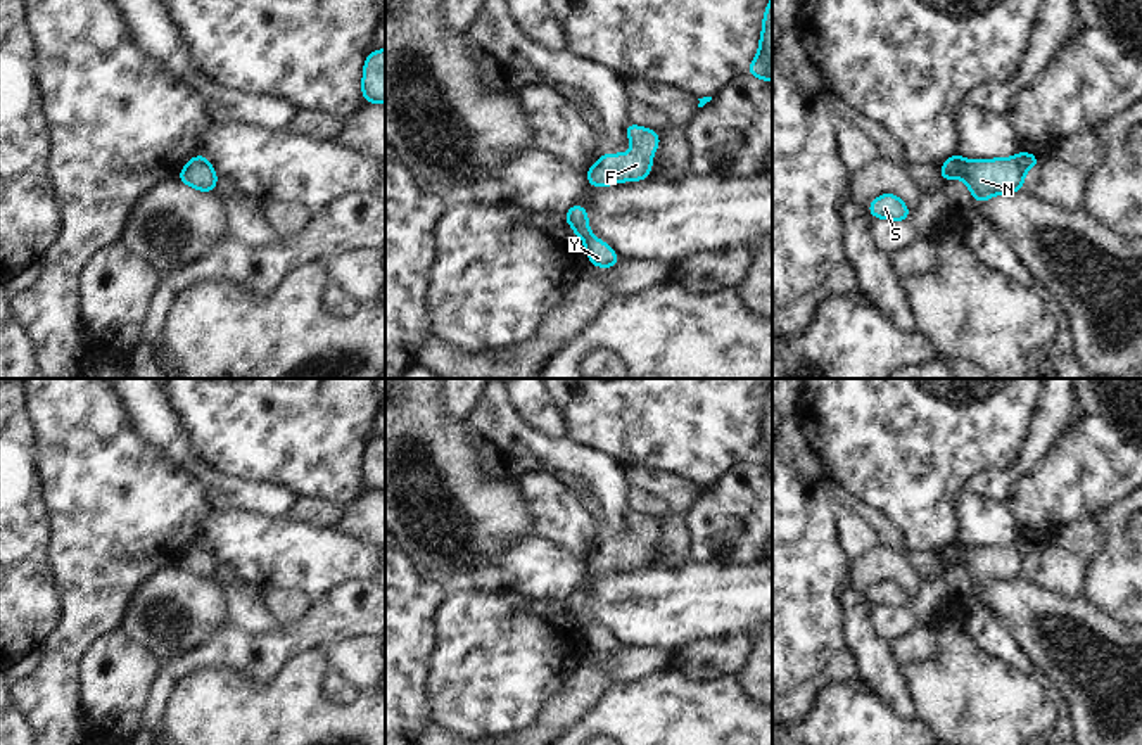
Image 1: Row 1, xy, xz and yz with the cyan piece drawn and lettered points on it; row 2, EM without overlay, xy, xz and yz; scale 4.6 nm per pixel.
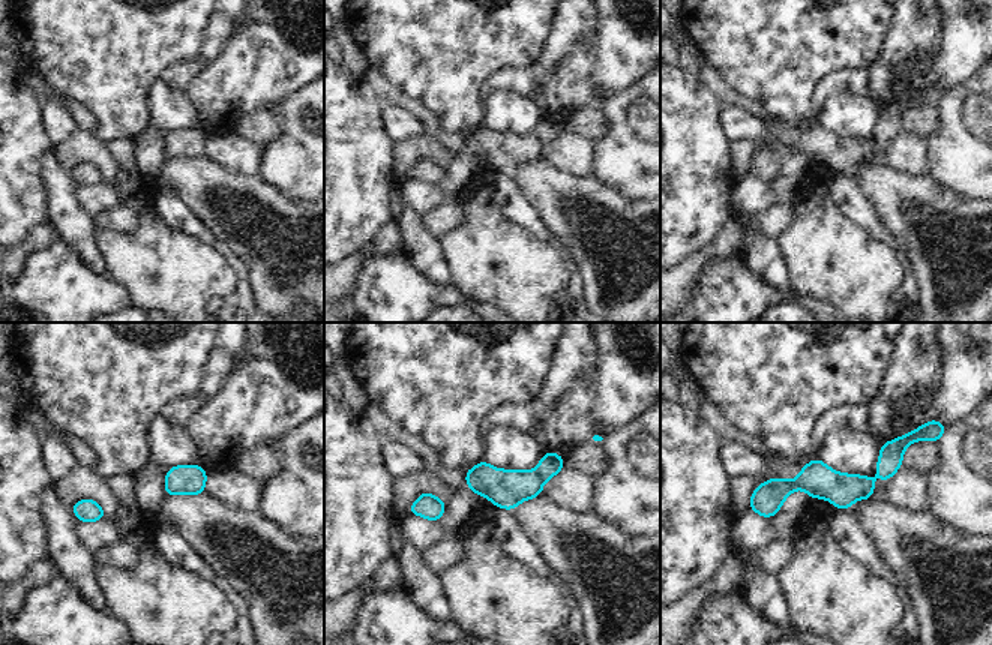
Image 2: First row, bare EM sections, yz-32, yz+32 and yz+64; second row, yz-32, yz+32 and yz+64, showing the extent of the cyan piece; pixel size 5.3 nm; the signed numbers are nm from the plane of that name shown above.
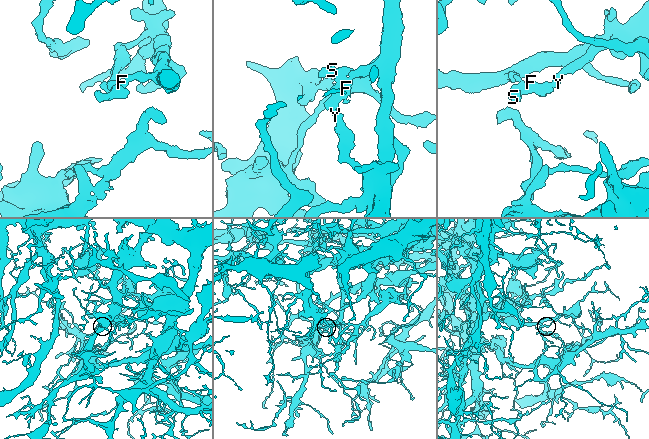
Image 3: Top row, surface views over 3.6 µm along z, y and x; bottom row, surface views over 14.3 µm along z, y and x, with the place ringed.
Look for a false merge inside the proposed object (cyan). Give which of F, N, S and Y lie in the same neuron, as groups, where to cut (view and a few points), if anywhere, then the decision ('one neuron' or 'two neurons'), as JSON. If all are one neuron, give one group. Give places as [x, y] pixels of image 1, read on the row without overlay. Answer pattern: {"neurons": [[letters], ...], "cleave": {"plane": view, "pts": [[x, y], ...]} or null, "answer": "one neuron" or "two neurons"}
{"neurons": [["F", "N", "S"], ["Y"]], "cleave": {"plane": "yz", "pts": [[1015, 543], [1025, 557]]}, "answer": "two neurons"}

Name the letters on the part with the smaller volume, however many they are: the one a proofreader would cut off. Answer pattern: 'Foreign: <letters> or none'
Foreign: Y

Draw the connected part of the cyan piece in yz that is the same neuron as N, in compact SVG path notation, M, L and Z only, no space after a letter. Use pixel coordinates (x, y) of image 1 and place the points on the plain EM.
M955 539L940 553L940 558L940 570L948 565L964 567L976 591L999 581L1014 581L1025 574L1025 557L1016 543L968 548Z

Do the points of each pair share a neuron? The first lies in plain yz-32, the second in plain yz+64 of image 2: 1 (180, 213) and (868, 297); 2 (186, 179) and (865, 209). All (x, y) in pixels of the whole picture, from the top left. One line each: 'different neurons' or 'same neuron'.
1: different neurons
2: different neurons

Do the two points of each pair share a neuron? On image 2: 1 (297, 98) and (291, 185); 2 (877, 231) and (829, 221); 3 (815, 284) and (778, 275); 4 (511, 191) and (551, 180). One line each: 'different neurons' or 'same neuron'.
1: same neuron
2: different neurons
3: different neurons
4: different neurons

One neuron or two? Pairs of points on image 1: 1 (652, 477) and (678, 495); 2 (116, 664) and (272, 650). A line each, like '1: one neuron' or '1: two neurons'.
1: one neuron
2: two neurons

